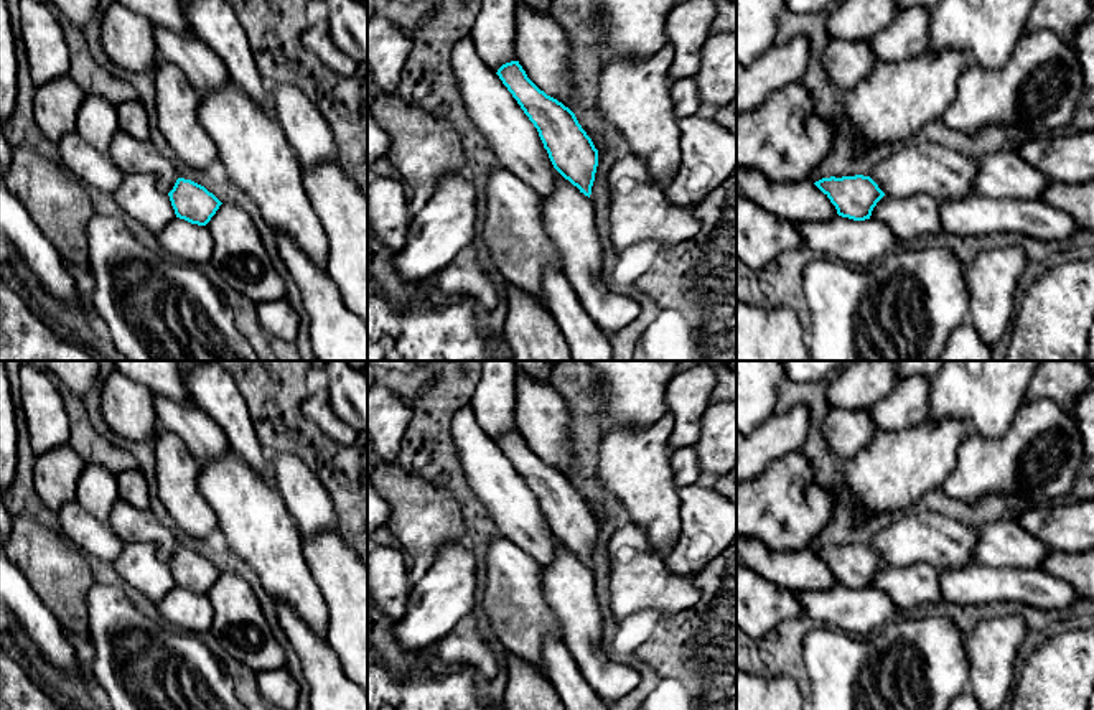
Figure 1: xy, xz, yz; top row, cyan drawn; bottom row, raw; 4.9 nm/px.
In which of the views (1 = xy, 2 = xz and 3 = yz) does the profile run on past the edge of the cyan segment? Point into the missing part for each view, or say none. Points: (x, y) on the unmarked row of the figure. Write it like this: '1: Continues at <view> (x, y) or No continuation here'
1: No continuation here
2: No continuation here
3: No continuation here

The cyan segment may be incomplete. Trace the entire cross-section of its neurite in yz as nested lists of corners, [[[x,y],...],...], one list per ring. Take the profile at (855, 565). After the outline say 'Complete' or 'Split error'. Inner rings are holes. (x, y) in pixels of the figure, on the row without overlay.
[[[863,544],[830,545],[814,554],[830,568],[839,585],[853,590],[870,588],[873,577],[885,565],[878,554]]]. Complete

